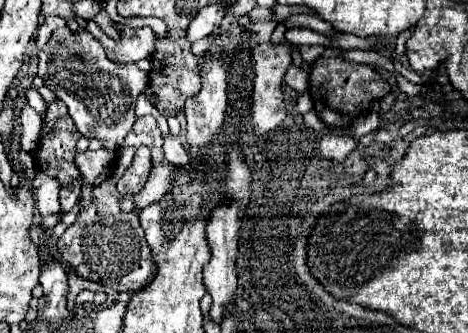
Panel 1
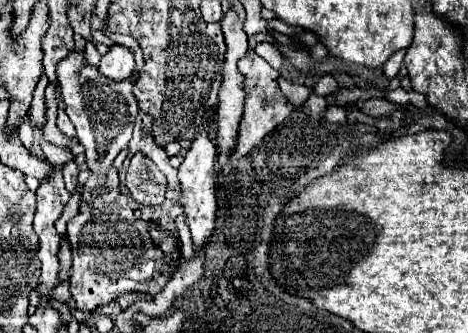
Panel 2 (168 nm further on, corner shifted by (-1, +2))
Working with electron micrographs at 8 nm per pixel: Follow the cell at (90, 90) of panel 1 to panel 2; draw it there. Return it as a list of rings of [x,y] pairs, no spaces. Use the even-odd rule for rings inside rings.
[[[76,49],[58,63],[56,75],[62,101],[66,103],[66,113],[76,127],[80,143],[86,147],[86,163],[92,173],[84,185],[82,199],[94,207],[106,207],[116,201],[120,193],[118,171],[112,169],[112,161],[132,139],[132,127],[140,113],[132,93],[136,79],[126,79],[122,83],[106,81],[102,73],[98,73],[98,67],[88,65],[86,53]]]

